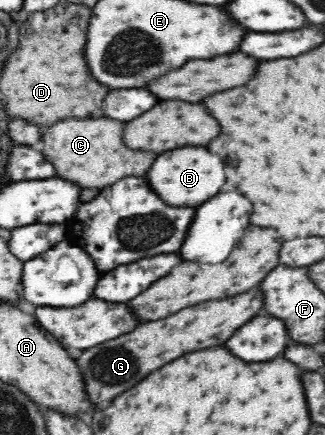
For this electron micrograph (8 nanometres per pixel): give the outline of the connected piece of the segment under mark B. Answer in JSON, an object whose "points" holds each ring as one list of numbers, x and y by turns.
{"points":[[201,146,163,152,149,170,149,184,169,206,201,206,205,200,219,194,225,184,225,162]]}

